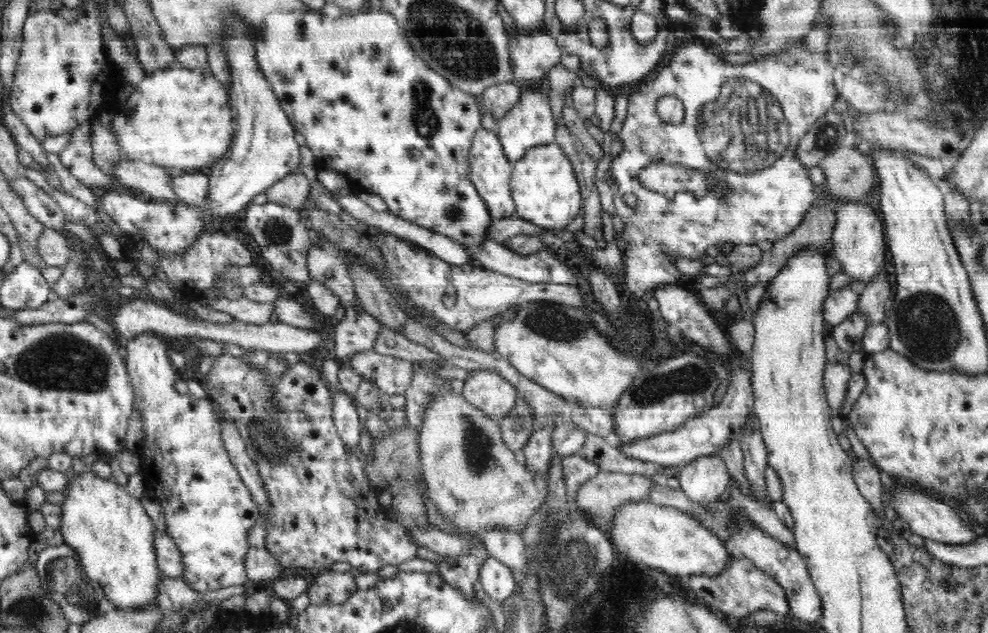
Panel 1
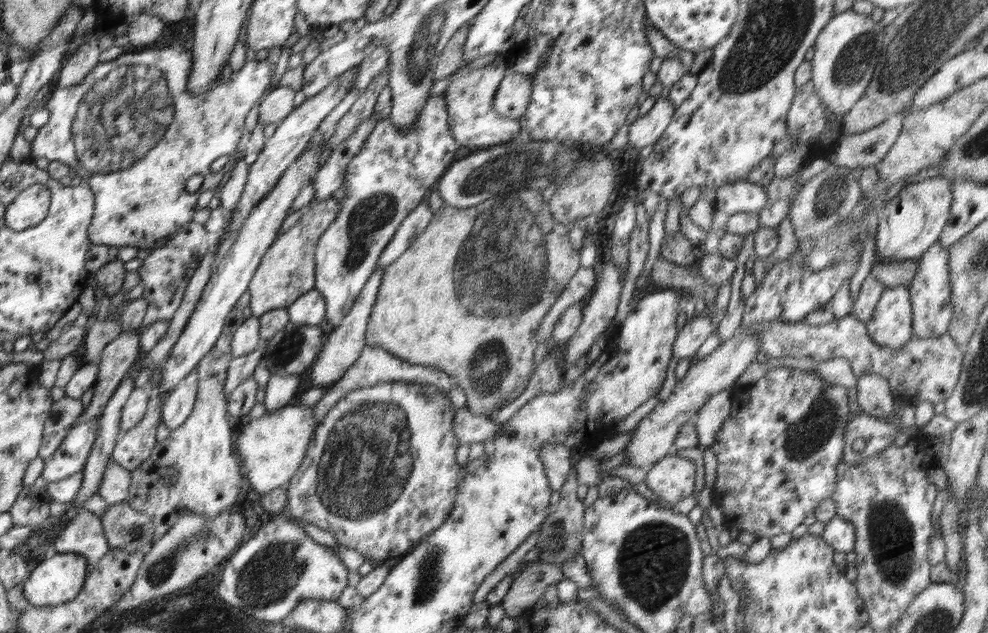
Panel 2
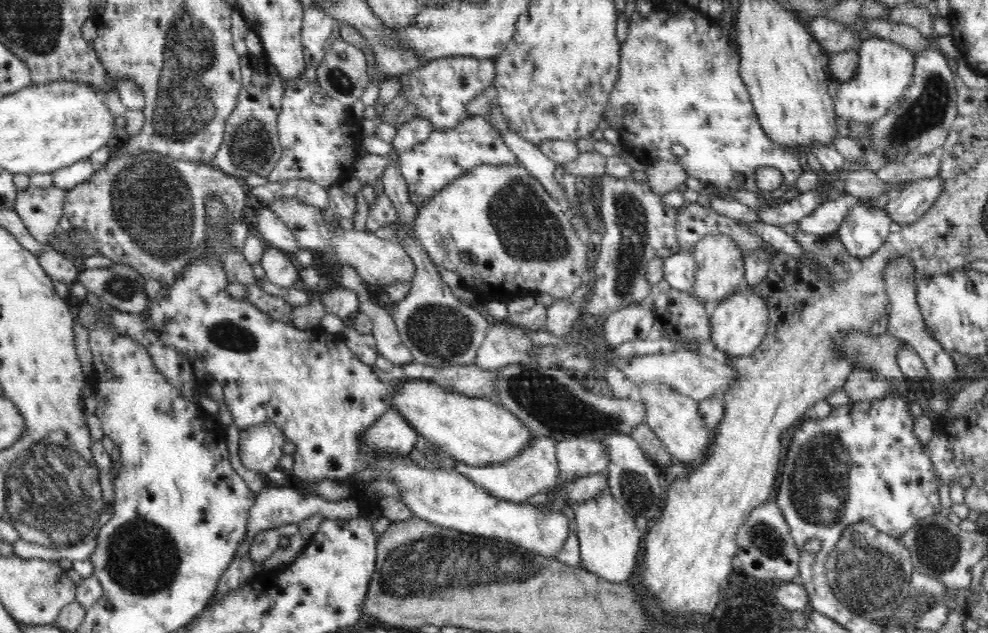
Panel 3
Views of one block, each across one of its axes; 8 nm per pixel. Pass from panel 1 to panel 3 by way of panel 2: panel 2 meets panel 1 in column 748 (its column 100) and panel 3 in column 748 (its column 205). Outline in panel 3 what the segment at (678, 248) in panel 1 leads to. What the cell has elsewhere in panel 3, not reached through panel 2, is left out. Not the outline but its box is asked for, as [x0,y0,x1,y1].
[603,10,803,201]

